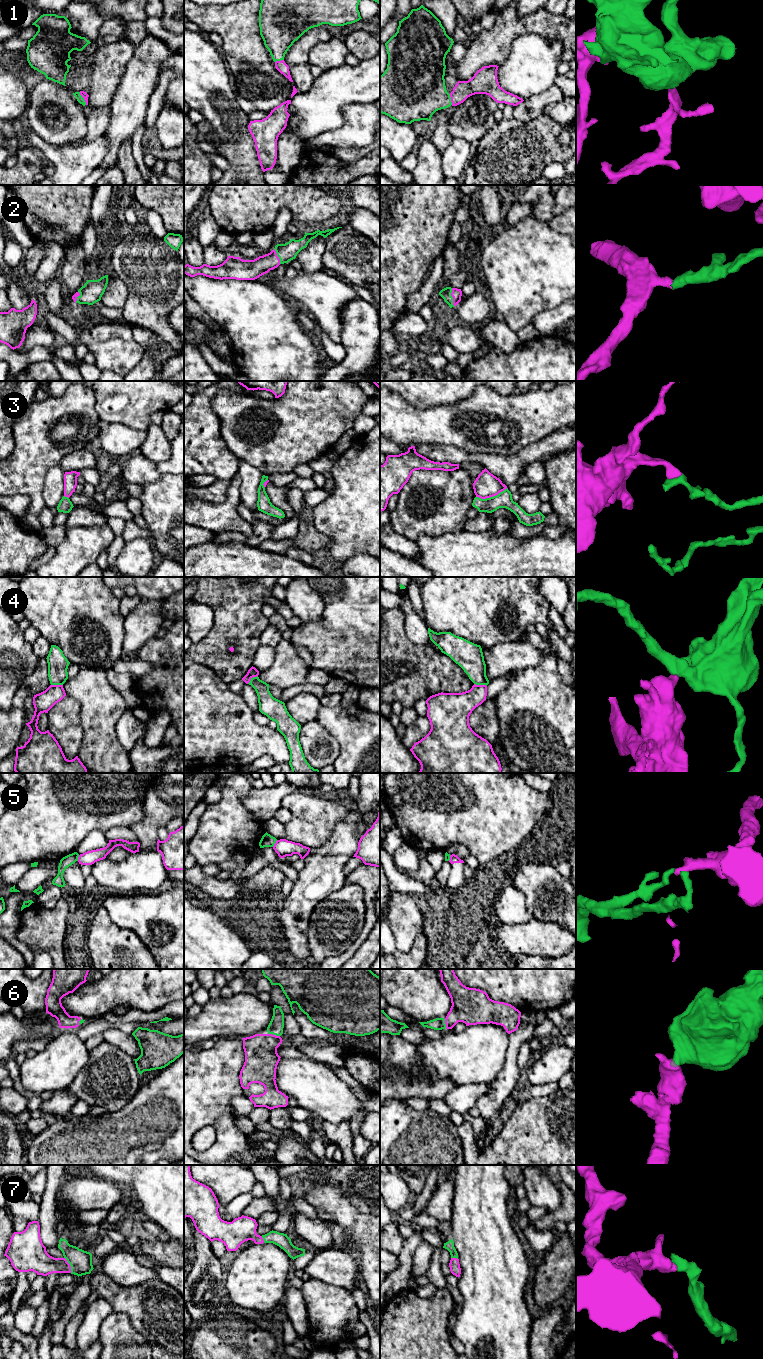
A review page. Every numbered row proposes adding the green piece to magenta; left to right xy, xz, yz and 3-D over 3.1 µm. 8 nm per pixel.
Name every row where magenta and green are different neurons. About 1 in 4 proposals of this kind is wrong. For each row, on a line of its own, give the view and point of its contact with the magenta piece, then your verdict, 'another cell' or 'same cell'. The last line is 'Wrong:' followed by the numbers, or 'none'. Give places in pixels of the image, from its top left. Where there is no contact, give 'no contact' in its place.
1: meets magenta in xy at (83, 97); same cell
2: meets magenta in yz at (452, 296); same cell
3: meets magenta in yz at (491, 496); another cell
4: meets magenta in yz at (480, 685); another cell
5: meets magenta in xz at (275, 843); another cell
6: meets magenta in xz at (274, 1035); same cell
7: meets magenta in xy at (69, 1265); same cell
Wrong: 3, 4, 5

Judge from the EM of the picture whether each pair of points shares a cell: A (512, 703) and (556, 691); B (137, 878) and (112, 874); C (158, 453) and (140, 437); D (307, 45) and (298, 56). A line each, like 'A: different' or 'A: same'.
A: same
B: same
C: different
D: same

